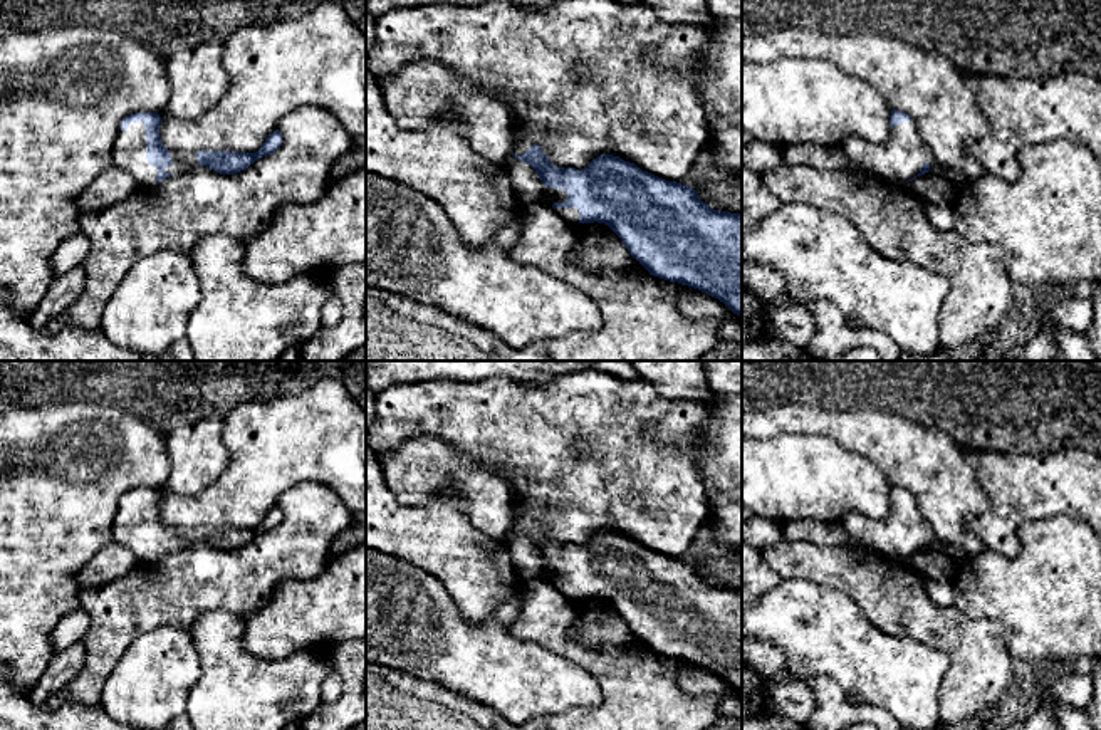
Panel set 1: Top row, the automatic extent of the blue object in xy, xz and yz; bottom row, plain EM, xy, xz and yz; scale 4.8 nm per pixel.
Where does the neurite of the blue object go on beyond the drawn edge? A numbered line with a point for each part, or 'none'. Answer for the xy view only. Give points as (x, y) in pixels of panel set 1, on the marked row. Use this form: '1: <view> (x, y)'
1: xy (130, 150)

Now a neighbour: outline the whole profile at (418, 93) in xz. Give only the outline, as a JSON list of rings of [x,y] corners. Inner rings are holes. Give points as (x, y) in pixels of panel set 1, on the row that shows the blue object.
[[[413,60],[403,65],[394,76],[386,77],[379,89],[398,128],[423,131],[436,117],[450,114],[463,124],[463,138],[482,158],[488,158],[502,166],[512,158],[512,119],[509,106],[438,60]]]

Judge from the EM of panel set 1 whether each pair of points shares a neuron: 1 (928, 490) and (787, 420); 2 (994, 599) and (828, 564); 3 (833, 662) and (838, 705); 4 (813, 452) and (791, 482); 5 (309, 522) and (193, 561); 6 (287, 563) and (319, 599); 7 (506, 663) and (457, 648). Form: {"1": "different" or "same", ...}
{"1": "same", "2": "different", "3": "different", "4": "same", "5": "same", "6": "different", "7": "same"}

